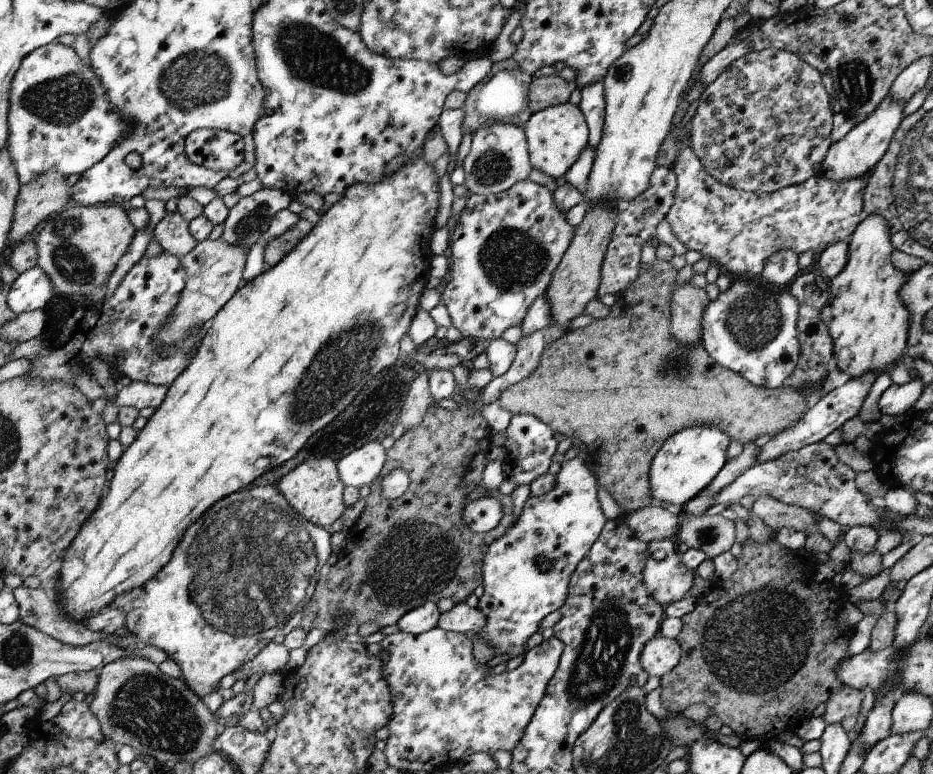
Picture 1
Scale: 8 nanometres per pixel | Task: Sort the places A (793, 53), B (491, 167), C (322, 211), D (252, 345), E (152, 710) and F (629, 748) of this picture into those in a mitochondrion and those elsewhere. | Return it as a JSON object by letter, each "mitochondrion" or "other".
{"A":"other","B":"mitochondrion","C":"other","D":"other","E":"mitochondrion","F":"mitochondrion"}

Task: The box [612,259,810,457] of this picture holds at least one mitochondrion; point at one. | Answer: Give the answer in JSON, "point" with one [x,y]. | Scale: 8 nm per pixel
{"point":[751,322]}

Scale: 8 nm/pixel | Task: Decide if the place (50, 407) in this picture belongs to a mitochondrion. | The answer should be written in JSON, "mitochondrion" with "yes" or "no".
{"mitochondrion":"no"}

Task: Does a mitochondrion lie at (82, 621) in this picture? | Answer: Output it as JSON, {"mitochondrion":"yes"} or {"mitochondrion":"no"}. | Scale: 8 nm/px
{"mitochondrion":"no"}

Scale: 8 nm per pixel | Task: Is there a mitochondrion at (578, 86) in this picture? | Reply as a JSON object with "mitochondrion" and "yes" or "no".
{"mitochondrion":"no"}

